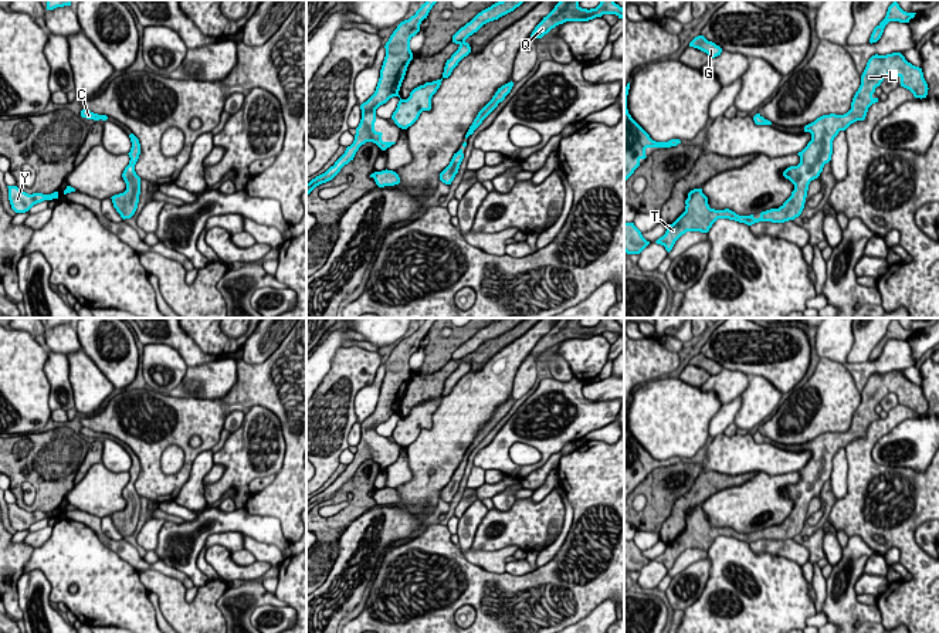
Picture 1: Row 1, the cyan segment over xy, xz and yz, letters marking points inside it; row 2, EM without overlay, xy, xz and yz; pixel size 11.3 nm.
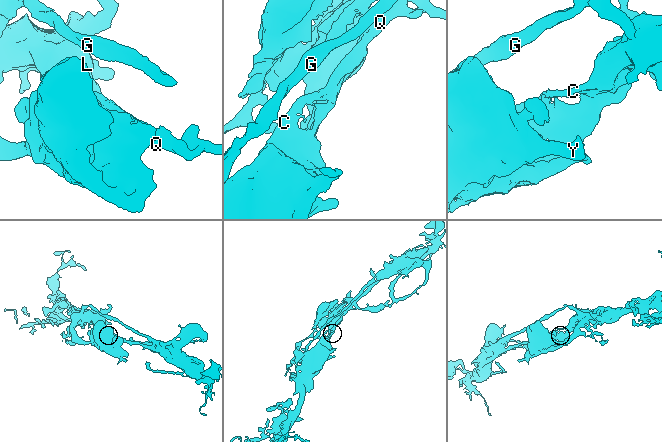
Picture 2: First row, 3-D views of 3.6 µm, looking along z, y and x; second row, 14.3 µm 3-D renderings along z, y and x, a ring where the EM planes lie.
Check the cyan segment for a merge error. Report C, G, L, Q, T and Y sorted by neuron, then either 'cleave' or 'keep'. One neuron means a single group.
C G L Q T Y | keep

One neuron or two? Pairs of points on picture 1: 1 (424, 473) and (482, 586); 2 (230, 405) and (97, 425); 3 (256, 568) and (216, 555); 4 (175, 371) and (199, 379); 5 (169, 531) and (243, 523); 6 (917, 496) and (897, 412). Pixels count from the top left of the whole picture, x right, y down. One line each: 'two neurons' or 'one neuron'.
1: two neurons
2: one neuron
3: one neuron
4: two neurons
5: one neuron
6: one neuron

